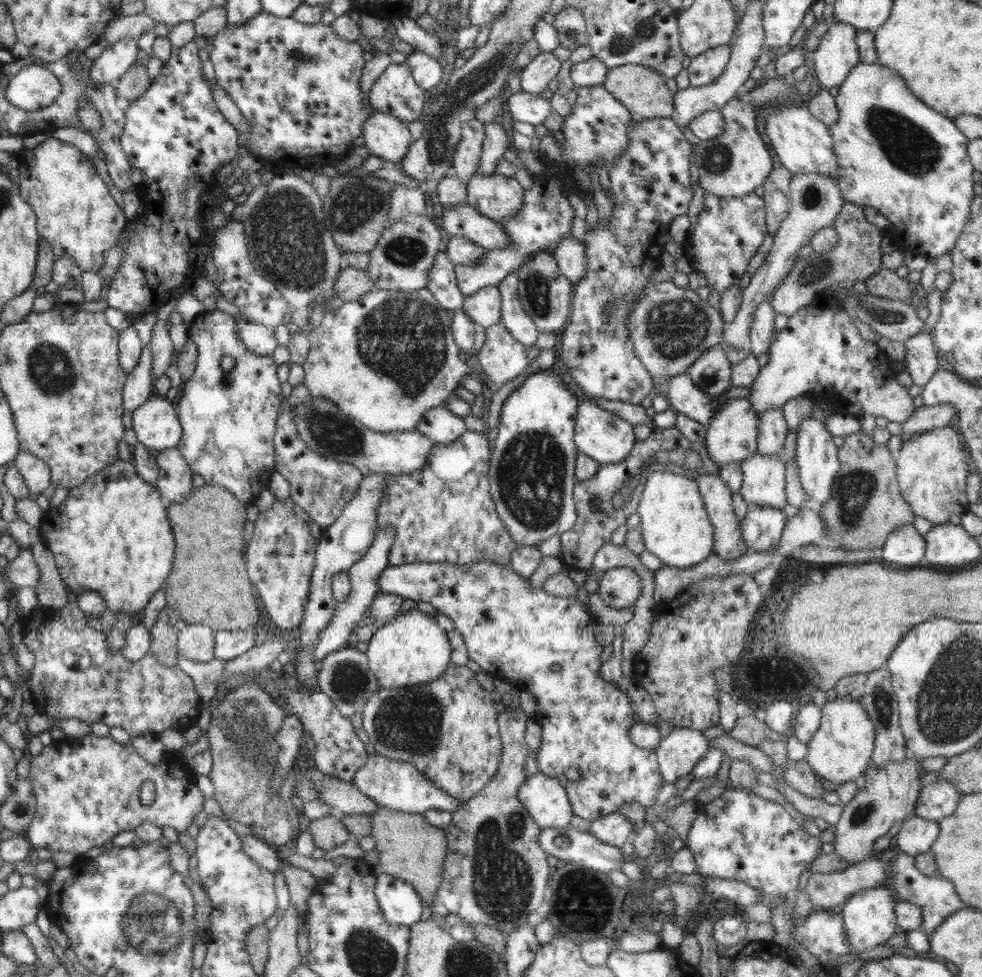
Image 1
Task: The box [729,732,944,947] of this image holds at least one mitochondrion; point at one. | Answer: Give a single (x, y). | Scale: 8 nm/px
(863, 813)

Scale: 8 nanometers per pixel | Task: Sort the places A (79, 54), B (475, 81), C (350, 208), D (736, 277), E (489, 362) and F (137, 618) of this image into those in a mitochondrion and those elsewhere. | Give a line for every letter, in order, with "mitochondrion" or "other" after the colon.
A: other
B: mitochondrion
C: mitochondrion
D: other
E: other
F: other

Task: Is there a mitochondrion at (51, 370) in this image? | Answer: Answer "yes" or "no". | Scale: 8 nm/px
yes

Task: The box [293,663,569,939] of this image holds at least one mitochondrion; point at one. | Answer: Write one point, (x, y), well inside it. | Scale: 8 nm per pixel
(495, 871)

